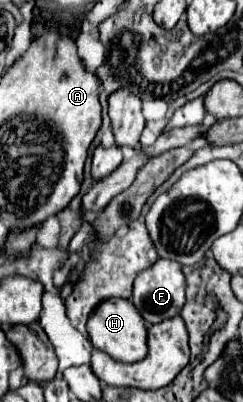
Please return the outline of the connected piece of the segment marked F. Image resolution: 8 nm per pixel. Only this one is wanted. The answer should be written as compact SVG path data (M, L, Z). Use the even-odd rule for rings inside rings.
M157 259L151 267L147 267L145 271L137 275L133 283L131 301L147 325L155 325L155 323L161 323L165 319L179 315L185 303L185 275L181 271L181 265L173 263L171 259Z

